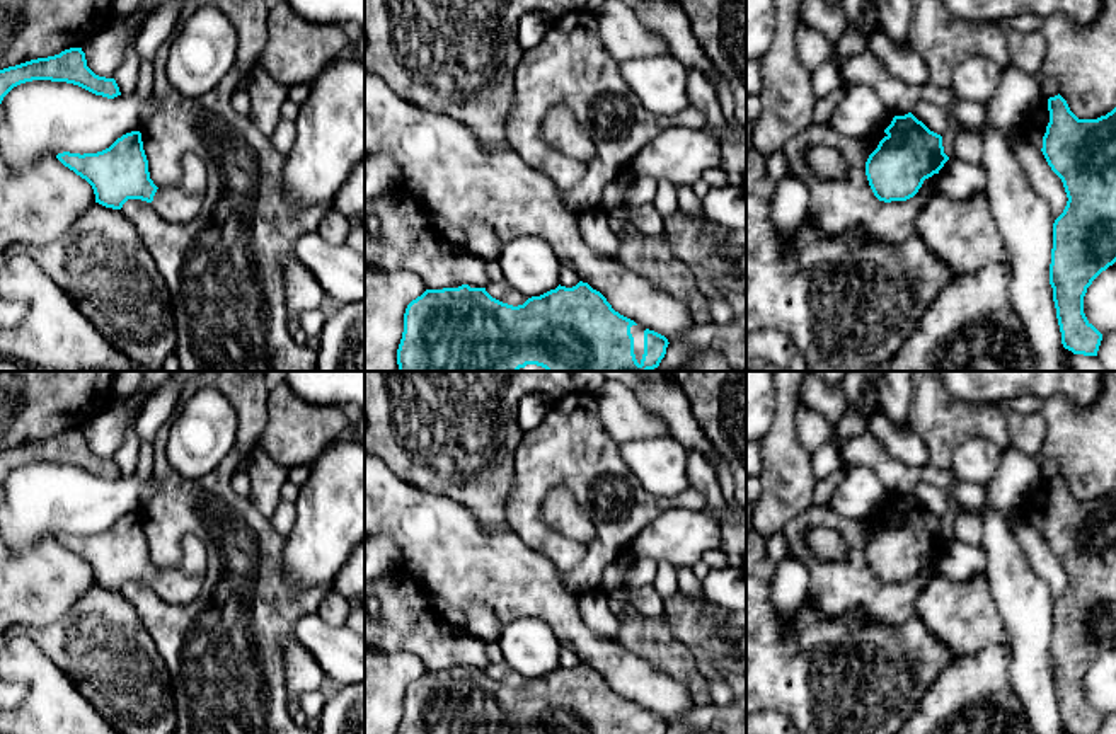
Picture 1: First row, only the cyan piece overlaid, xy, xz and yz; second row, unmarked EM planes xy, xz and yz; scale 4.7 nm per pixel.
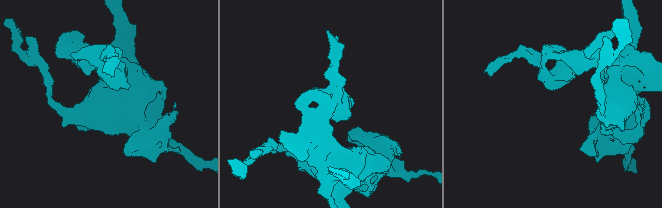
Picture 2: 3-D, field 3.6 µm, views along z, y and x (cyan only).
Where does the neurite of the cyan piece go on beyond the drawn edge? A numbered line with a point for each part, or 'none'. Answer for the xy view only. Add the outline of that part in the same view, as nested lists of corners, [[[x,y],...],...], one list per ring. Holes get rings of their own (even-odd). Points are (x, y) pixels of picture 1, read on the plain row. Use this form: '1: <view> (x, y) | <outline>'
1: xy (183, 583) | [[[187,533],[181,540],[181,559],[174,567],[158,569],[152,588],[167,603],[186,605],[203,589],[208,550],[201,538]]]

